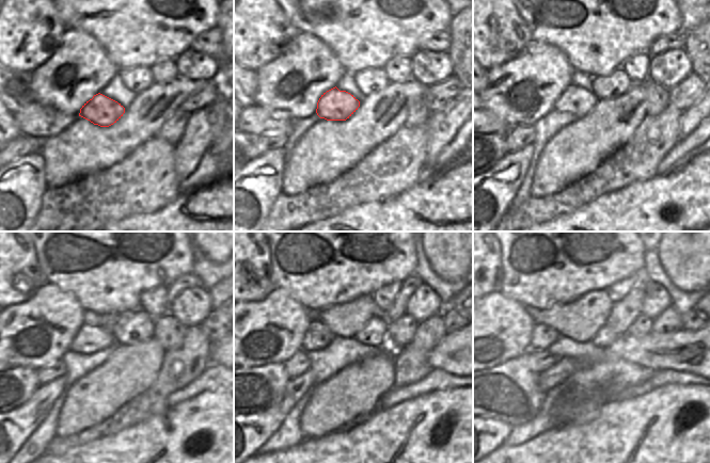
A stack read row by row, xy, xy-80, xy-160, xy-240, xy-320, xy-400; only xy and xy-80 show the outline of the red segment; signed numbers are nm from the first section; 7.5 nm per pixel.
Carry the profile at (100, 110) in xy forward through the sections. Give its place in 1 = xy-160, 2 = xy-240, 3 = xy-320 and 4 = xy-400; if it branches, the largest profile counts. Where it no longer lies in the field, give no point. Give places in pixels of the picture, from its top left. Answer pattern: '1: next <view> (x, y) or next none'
1: next xy-160 (576, 100)
2: next xy-240 (90, 338)
3: next xy-320 (317, 336)
4: next xy-400 (542, 336)

